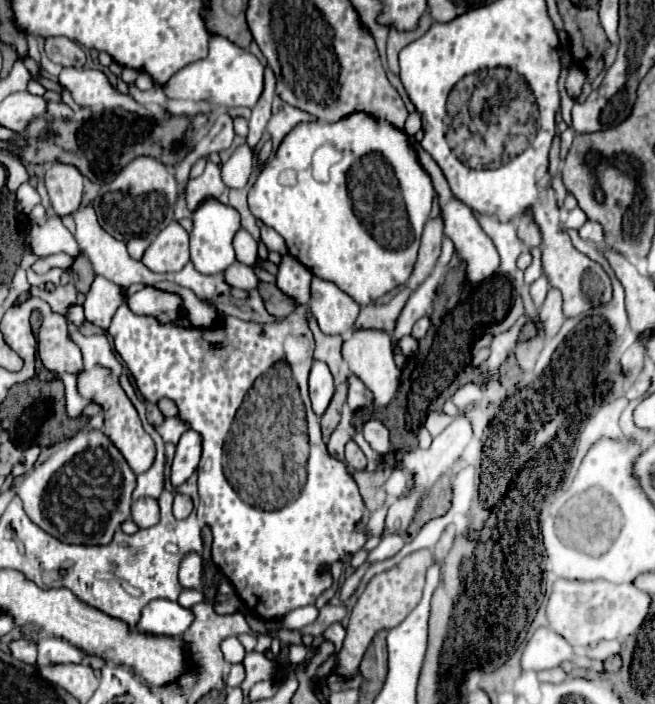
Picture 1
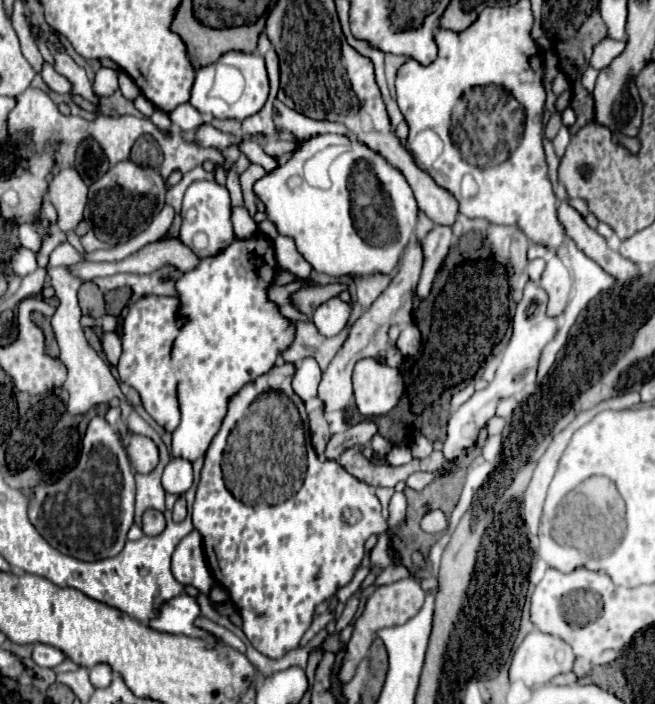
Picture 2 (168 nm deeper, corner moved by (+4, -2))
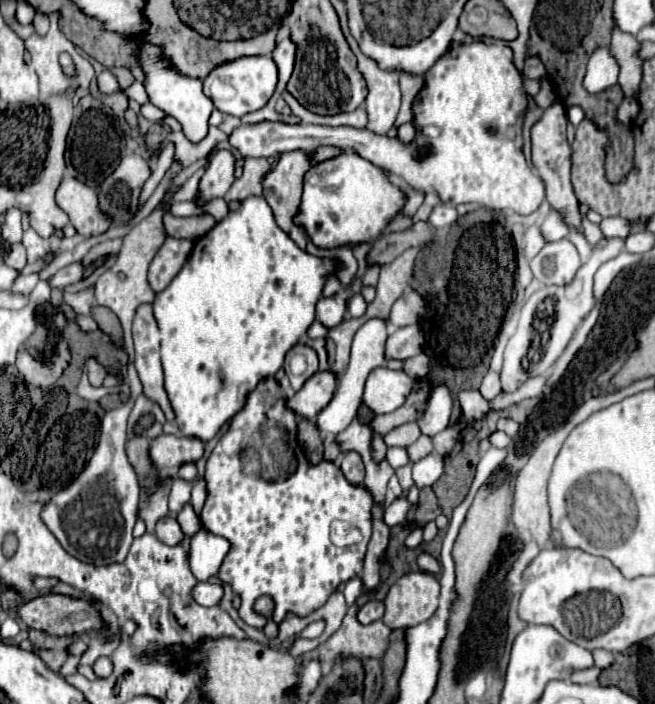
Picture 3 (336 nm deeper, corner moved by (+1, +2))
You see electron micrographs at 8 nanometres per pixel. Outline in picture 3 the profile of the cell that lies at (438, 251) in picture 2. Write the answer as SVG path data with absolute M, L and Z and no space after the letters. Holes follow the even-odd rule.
M435 206L431 216L429 216L429 224L431 228L435 228L435 232L443 230L443 228L449 228L453 222L457 222L457 212L453 206Z

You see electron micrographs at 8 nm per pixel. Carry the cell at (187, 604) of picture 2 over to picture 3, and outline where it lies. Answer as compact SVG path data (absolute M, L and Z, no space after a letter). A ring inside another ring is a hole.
M199 582L195 588L193 588L193 600L199 604L199 606L217 606L219 600L221 600L221 594L223 594L223 588L219 584L211 584L211 582Z

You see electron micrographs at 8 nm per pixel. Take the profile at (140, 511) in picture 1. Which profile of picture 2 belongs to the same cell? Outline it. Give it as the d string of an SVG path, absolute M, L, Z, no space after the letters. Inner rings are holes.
M148 512L148 516L144 516L142 530L146 536L158 536L164 532L164 528L166 528L166 522L162 512Z

